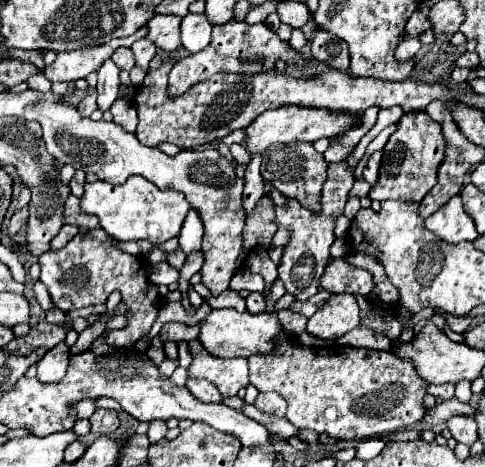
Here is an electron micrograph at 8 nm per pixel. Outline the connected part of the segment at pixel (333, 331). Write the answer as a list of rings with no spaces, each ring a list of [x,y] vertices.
[[[334,294],[322,310],[318,310],[306,326],[308,334],[322,340],[334,340],[360,324],[360,310],[352,294]]]

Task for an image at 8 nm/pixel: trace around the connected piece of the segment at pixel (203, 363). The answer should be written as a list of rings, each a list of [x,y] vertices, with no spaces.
[[[204,346],[190,348],[192,364],[188,366],[188,376],[196,380],[210,380],[218,386],[222,396],[236,396],[240,388],[248,386],[248,360],[244,358],[214,358],[206,354]]]

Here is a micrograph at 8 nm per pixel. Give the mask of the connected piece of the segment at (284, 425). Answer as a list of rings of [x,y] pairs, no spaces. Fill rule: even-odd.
[[[246,404],[246,406],[242,408],[242,412],[244,412],[246,416],[250,416],[250,418],[254,418],[254,420],[262,422],[270,432],[278,434],[280,438],[296,436],[296,426],[294,426],[292,422],[288,422],[286,418],[276,418],[276,416],[272,416],[272,414],[262,414],[262,412],[254,410],[254,406],[252,406],[252,404]]]

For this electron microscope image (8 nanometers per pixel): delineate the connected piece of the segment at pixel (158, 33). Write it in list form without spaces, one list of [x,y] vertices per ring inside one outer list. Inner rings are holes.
[[[156,14],[146,26],[148,34],[146,38],[160,50],[174,52],[180,48],[180,16],[168,16],[168,14]]]

